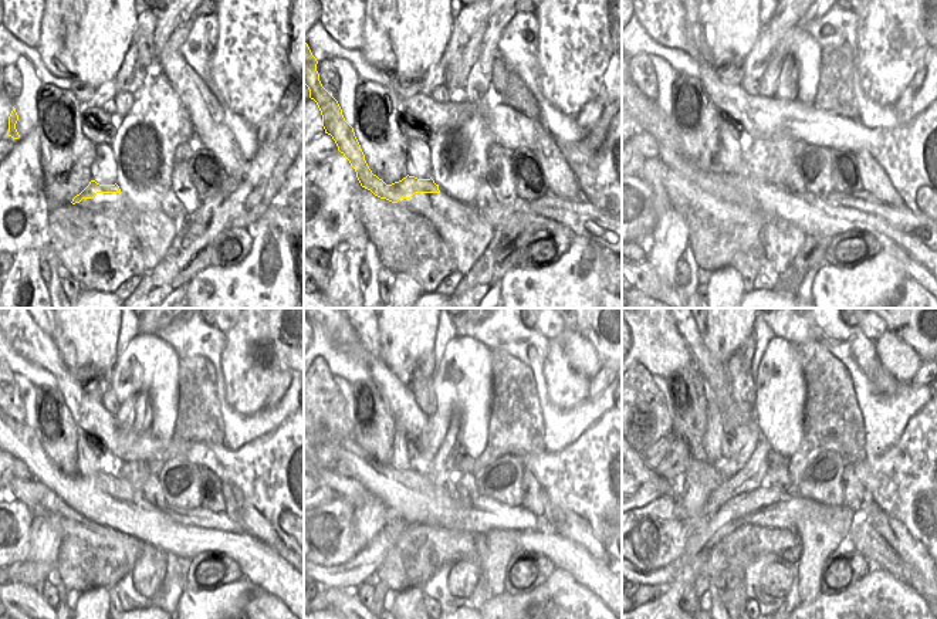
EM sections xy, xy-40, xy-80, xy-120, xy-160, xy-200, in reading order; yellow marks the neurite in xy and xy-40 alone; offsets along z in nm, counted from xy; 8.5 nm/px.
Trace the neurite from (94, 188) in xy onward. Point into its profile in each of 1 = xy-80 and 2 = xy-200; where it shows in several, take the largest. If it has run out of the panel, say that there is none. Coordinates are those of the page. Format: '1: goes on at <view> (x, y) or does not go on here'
1: goes on at xy-80 (652, 119)
2: goes on at xy-200 (773, 499)

